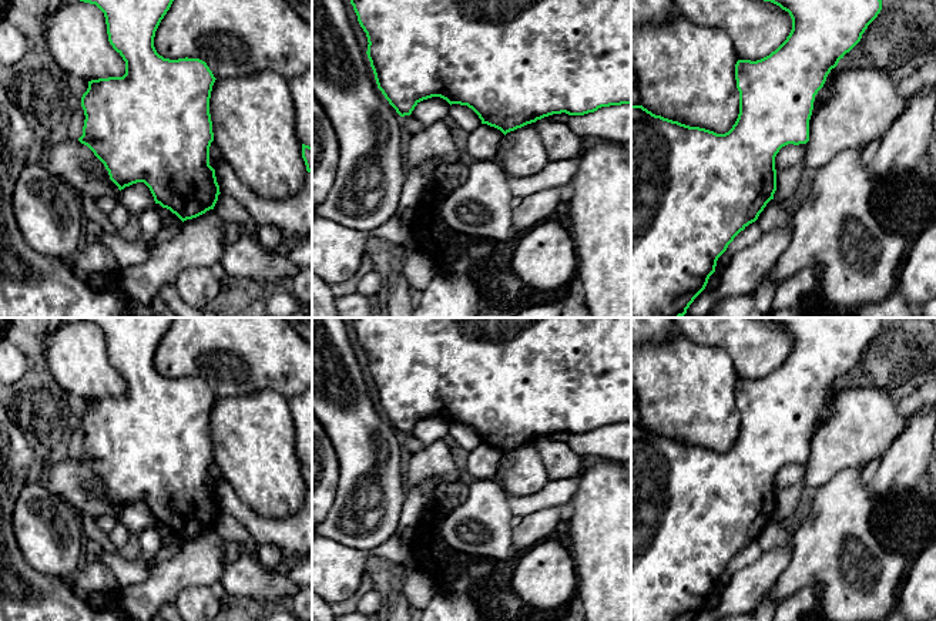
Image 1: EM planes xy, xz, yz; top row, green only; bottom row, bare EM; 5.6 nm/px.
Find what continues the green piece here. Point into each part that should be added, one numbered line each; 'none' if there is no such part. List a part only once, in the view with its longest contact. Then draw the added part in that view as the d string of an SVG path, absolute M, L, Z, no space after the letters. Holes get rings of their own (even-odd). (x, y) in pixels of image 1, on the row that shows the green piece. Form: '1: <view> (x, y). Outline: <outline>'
none

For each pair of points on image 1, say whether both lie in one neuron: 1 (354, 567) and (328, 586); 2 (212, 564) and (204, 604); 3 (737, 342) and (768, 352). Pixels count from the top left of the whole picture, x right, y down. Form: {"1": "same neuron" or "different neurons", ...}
{"1": "same neuron", "2": "different neurons", "3": "same neuron"}

